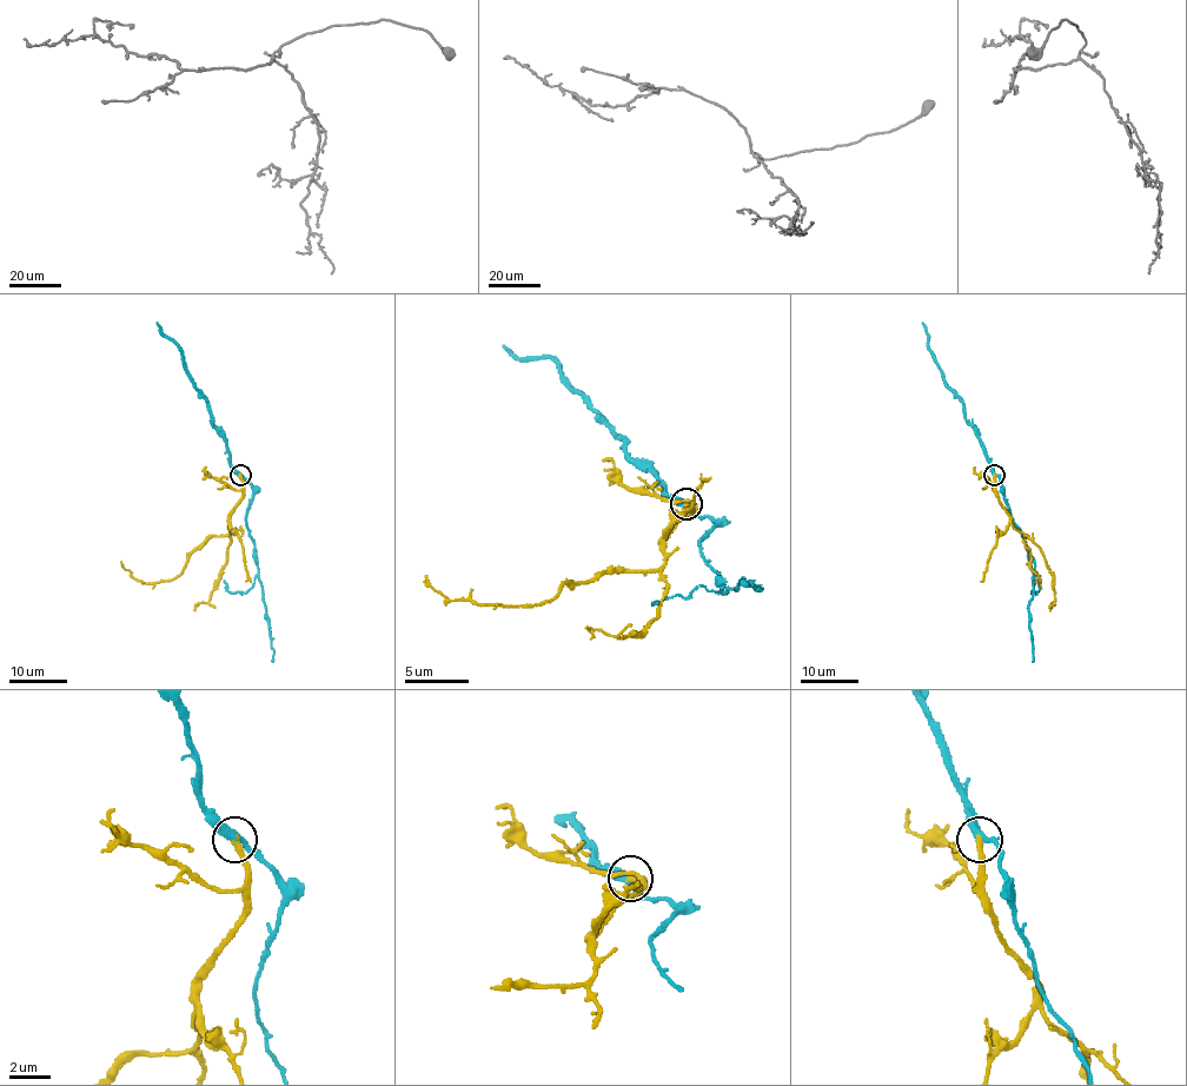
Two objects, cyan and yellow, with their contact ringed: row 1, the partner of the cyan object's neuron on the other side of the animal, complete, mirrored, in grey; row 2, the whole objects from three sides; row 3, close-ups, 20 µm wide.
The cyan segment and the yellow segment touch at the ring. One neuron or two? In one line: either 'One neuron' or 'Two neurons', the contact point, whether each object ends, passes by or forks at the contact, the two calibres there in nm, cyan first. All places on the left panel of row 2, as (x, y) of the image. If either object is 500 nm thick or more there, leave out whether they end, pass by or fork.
One neuron. Place: (240, 475). At the ring cyan passes by. At the ring yellow ends. Thickness 360 nm (cyan) against 300 nm

